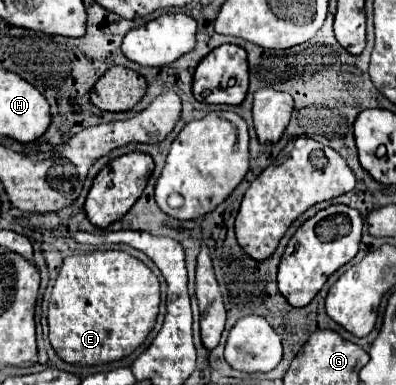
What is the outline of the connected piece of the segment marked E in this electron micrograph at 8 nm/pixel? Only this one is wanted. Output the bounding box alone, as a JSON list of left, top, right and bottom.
[47,251,159,365]

